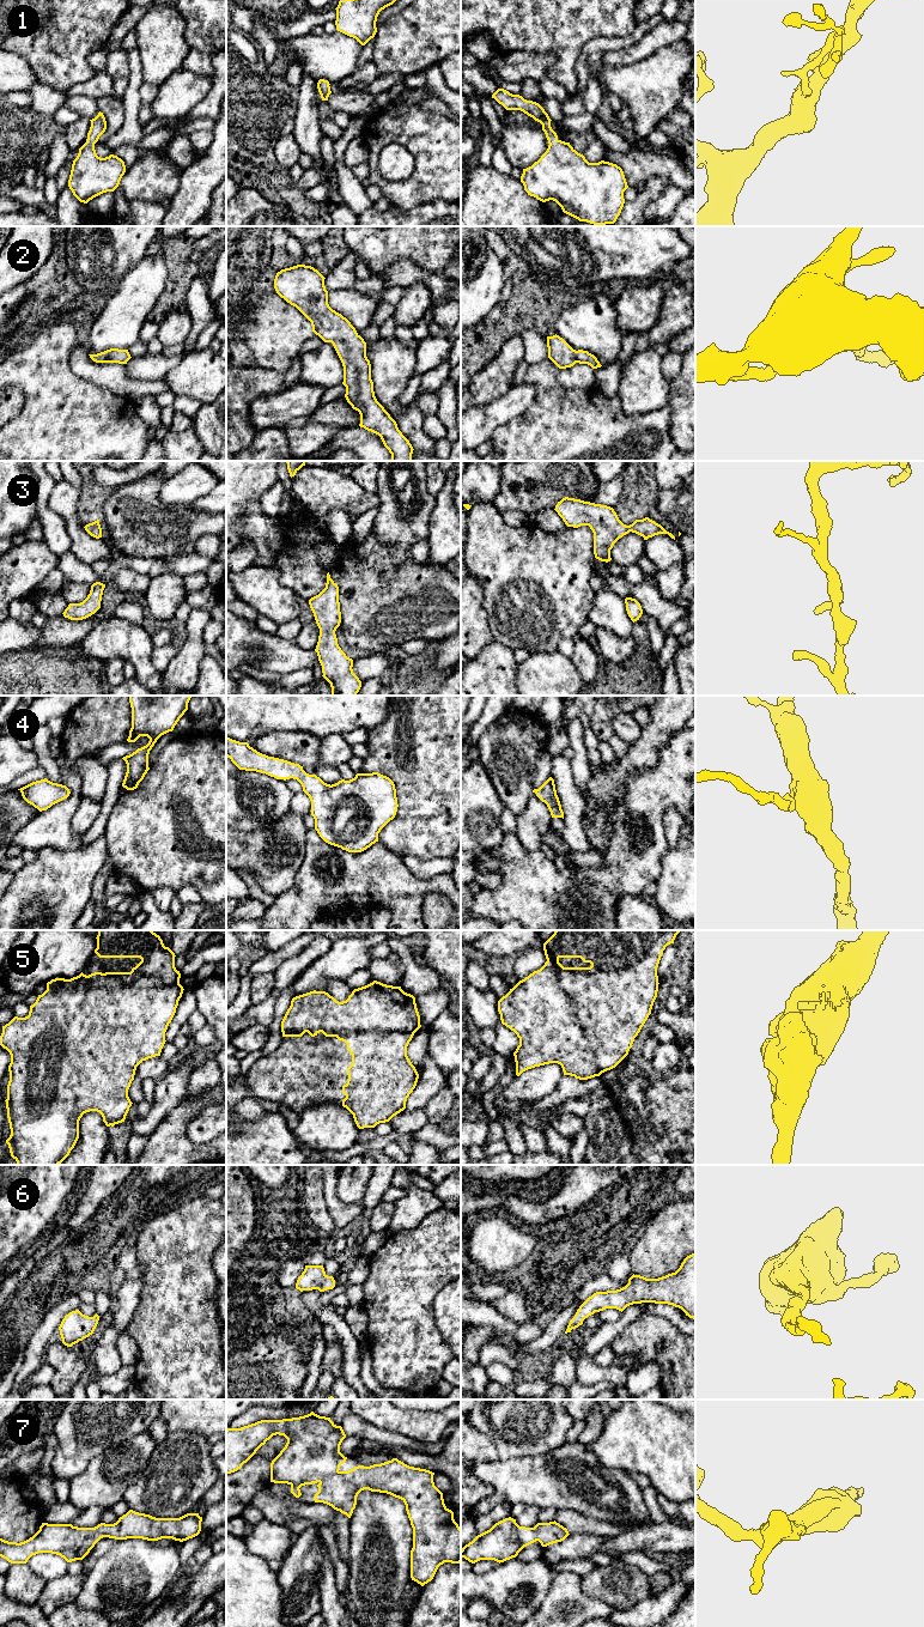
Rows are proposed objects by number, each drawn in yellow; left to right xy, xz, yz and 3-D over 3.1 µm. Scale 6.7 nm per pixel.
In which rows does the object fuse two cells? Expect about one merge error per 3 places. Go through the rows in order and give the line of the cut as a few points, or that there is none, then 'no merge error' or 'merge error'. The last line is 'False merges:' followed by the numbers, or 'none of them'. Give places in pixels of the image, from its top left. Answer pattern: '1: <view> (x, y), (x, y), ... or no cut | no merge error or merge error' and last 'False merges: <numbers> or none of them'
1: no cut | no merge error
2: no cut | no merge error
3: no cut | no merge error
4: no cut | no merge error
5: no cut | no merge error
6: no cut | no merge error
7: no cut | no merge error
False merges: none of them

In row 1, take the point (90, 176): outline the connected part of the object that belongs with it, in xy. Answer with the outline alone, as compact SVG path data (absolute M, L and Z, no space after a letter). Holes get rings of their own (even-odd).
M99 111L90 121L86 142L79 148L73 160L68 180L73 195L84 204L103 193L114 192L126 172L124 162L117 156L110 154L101 158L96 153L95 144L107 129L103 113Z

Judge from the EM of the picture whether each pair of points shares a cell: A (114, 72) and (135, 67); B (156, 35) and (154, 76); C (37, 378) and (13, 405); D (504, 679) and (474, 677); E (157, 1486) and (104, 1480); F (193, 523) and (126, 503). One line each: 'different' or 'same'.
A: different
B: same
C: different
D: same
E: different
F: same

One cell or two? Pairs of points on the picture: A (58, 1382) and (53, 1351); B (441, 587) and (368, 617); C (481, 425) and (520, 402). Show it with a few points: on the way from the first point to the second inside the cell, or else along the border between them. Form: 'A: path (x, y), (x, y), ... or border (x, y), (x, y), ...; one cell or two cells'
A: path (60, 1374), (60, 1358); one cell
B: path (423, 601), (402, 601), (385, 605); one cell
C: path (491, 416), (510, 405); one cell

